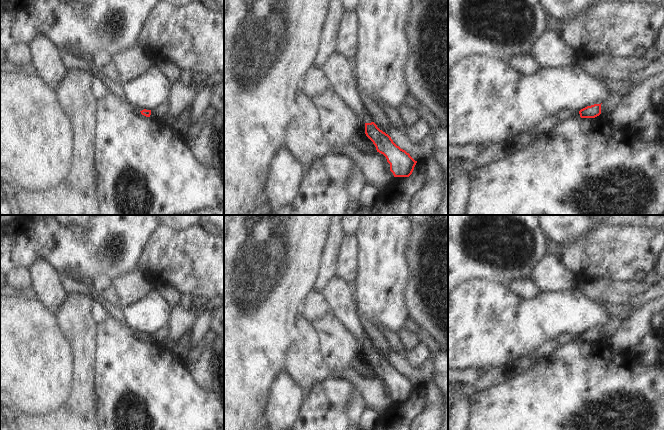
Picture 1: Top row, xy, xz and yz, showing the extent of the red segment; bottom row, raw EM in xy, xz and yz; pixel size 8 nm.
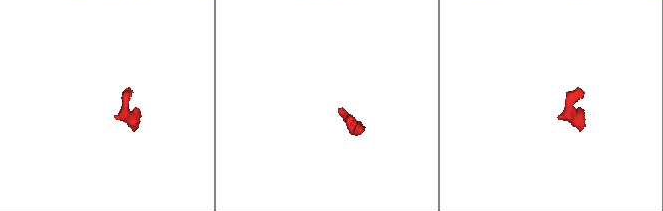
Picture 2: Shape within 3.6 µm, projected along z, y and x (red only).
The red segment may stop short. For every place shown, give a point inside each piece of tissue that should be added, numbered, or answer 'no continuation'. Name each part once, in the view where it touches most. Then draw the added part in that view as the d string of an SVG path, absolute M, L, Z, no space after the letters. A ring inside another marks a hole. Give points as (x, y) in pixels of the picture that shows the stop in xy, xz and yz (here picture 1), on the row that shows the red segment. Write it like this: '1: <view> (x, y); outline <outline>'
1: xz (344, 77); outline M334 53L324 65L332 81L332 86L356 109L365 123L373 122L370 111L361 98L358 71L353 67L350 59L342 53Z

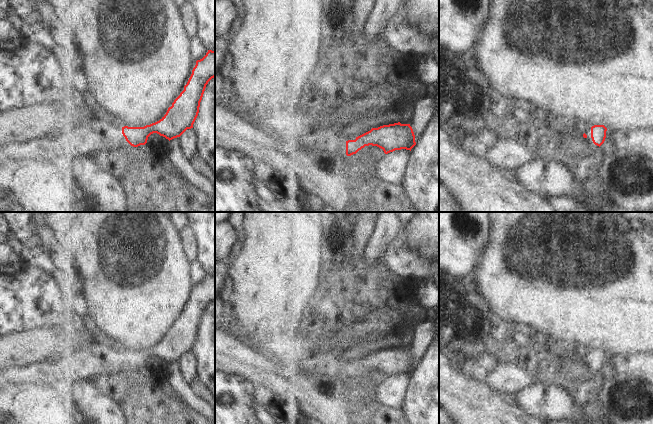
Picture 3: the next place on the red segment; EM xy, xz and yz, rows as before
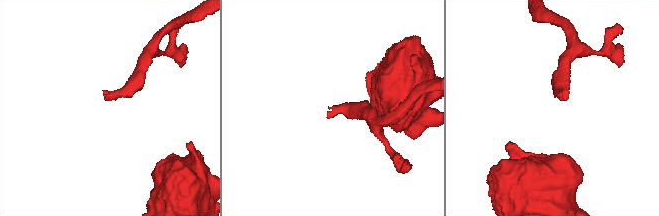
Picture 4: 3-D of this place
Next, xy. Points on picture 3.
1: xy (76, 138); outline M97 113L87 121L68 118L58 132L60 148L57 154L65 159L73 157L93 157L102 150L118 150L123 145L122 127L115 120Z

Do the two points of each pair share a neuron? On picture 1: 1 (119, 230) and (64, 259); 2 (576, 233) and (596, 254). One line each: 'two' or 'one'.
1: one
2: two

